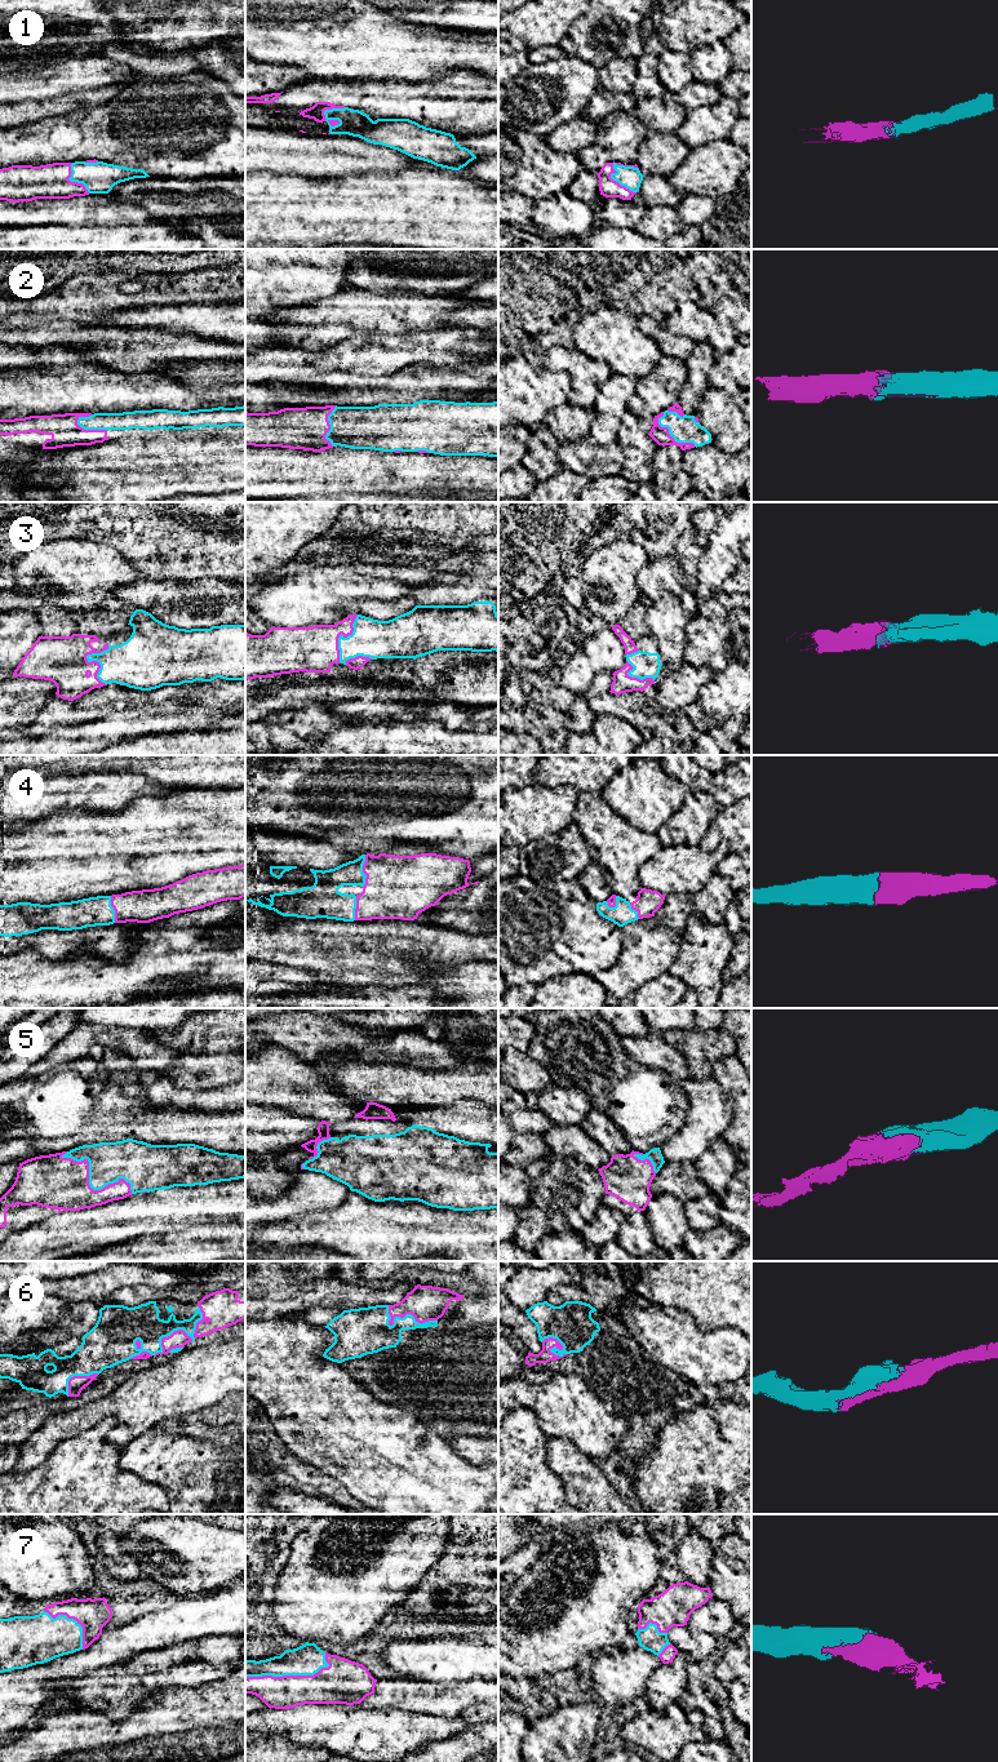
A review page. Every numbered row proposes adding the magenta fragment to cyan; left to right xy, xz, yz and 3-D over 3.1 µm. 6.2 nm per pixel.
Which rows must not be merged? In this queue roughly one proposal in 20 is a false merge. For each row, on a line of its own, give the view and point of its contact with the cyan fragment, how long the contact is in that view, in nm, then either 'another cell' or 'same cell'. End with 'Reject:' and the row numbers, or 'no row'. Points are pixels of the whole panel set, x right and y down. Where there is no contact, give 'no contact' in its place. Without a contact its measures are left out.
1: meets cyan in yz at (617, 181); contact 240 nm long; same cell
2: meets cyan in yz at (669, 433); contact 300 nm long; same cell
3: meets cyan in xy at (91, 661); contact 260 nm long; same cell
4: meets cyan in xz at (362, 871); contact 200 nm long; same cell
5: meets cyan in xy at (89, 1184); contact 500 nm long; same cell
6: meets cyan in xy at (182, 1328); contact 420 nm long; same cell
7: meets cyan in xz at (287, 1674); contact 550 nm long; same cell
Reject: no row

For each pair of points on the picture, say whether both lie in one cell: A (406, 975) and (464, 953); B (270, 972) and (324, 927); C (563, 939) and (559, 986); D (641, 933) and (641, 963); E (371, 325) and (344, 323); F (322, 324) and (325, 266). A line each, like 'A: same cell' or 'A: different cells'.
A: same cell
B: different cells
C: different cells
D: same cell
E: same cell
F: different cells

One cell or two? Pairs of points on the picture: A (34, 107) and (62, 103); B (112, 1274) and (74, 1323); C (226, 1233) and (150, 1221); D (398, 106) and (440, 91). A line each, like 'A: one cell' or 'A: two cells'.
A: one cell
B: two cells
C: two cells
D: one cell

